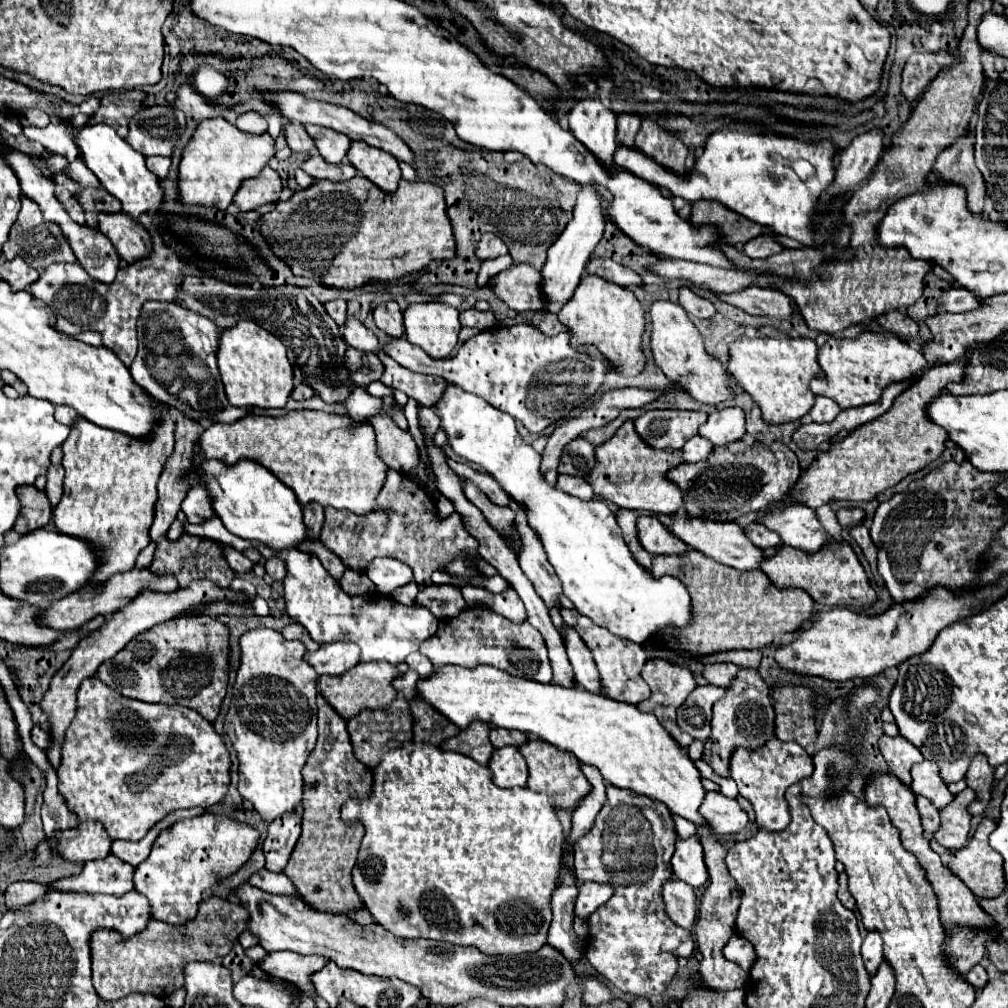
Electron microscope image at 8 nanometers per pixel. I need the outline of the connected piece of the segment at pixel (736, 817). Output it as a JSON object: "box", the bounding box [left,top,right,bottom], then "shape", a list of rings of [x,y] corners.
{"box":[699,792,749,836],"shape":[[[713,792],[707,798],[703,798],[699,806],[699,814],[703,814],[705,822],[709,824],[709,830],[719,836],[735,834],[743,830],[749,822],[749,816],[741,810],[737,800],[725,798],[719,792]]]}

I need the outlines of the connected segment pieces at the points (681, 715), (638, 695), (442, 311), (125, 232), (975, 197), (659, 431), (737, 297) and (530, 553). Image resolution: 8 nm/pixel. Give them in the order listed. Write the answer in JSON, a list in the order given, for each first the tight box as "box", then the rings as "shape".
[{"box":[677,686,725,742],"shape":[[[697,686],[689,698],[677,710],[677,726],[693,736],[695,740],[705,742],[711,732],[711,706],[725,694],[719,686]]]},{"box":[561,608,649,704],"shape":[[[561,608],[561,616],[563,616],[563,622],[573,626],[579,632],[579,636],[585,640],[585,644],[591,648],[593,660],[595,660],[599,674],[601,674],[605,696],[621,700],[621,702],[631,702],[631,704],[637,704],[637,702],[641,702],[649,696],[649,688],[643,682],[643,678],[639,676],[641,666],[647,660],[647,656],[645,656],[645,652],[641,650],[639,644],[623,640],[619,636],[611,636],[611,632],[607,632],[607,628],[593,624],[593,620],[589,620],[587,616],[581,616],[573,608]]]},{"box":[403,302,459,358],"shape":[[[443,302],[411,304],[403,312],[405,340],[423,348],[431,358],[447,358],[457,346],[459,312]]]},{"box":[99,212,151,264],"shape":[[[99,212],[99,230],[111,240],[117,254],[129,264],[151,252],[151,236],[143,224],[135,224],[121,212]]]},{"box":[935,132,987,212],"shape":[[[969,132],[959,136],[955,144],[945,148],[937,156],[935,170],[941,180],[963,184],[967,188],[967,202],[971,210],[983,212],[983,200],[985,200],[987,186],[985,186],[983,174],[975,166],[975,148],[973,148]]]},{"box":[635,410,707,448],"shape":[[[649,410],[635,420],[635,430],[653,448],[683,448],[683,444],[697,434],[697,428],[707,420],[705,412],[697,410]]]},{"box":[719,286,793,320],"shape":[[[749,286],[735,294],[721,294],[719,298],[733,306],[739,306],[747,314],[767,316],[767,318],[777,318],[777,320],[793,318],[793,300],[781,290]]]},{"box":[511,500,561,608],"shape":[[[511,500],[511,508],[517,514],[515,528],[521,538],[521,552],[519,552],[521,570],[533,582],[535,590],[545,600],[545,604],[551,608],[553,604],[559,604],[559,594],[561,594],[559,578],[555,576],[555,570],[551,568],[547,554],[543,552],[543,544],[537,532],[533,532],[533,528],[527,524],[527,512],[523,504]]]}]

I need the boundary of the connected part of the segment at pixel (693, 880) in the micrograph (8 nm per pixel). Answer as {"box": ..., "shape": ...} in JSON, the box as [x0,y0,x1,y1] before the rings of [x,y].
{"box":[671,834,709,888],"shape":[[[697,834],[685,840],[683,838],[675,840],[675,854],[673,854],[671,866],[673,866],[673,874],[679,880],[691,884],[693,888],[699,888],[707,882],[709,874],[703,862],[703,848]]]}

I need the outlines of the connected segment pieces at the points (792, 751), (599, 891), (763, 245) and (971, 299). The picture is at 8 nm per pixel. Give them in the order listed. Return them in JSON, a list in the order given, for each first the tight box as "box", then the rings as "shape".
[{"box":[731,738,811,832],"shape":[[[771,738],[763,748],[757,748],[755,752],[735,748],[735,756],[731,756],[731,778],[737,782],[739,794],[751,802],[757,826],[767,832],[781,832],[789,826],[791,816],[789,804],[785,800],[785,790],[809,778],[811,772],[811,756],[797,742],[781,742],[779,738]]]},{"box":[575,882,613,918],"shape":[[[583,882],[579,886],[579,896],[577,896],[577,902],[575,902],[575,916],[579,916],[579,918],[591,916],[611,896],[613,896],[613,888],[609,884]]]},{"box":[743,234,785,258],"shape":[[[761,234],[757,238],[753,238],[751,242],[745,244],[743,252],[749,256],[749,258],[769,258],[773,254],[779,254],[783,252],[785,248],[775,240],[773,234]]]},{"box":[939,286,981,312],"shape":[[[953,286],[949,292],[945,292],[939,300],[939,310],[947,310],[947,312],[969,312],[969,310],[977,310],[981,308],[981,298],[967,290],[967,288],[957,288]]]}]

